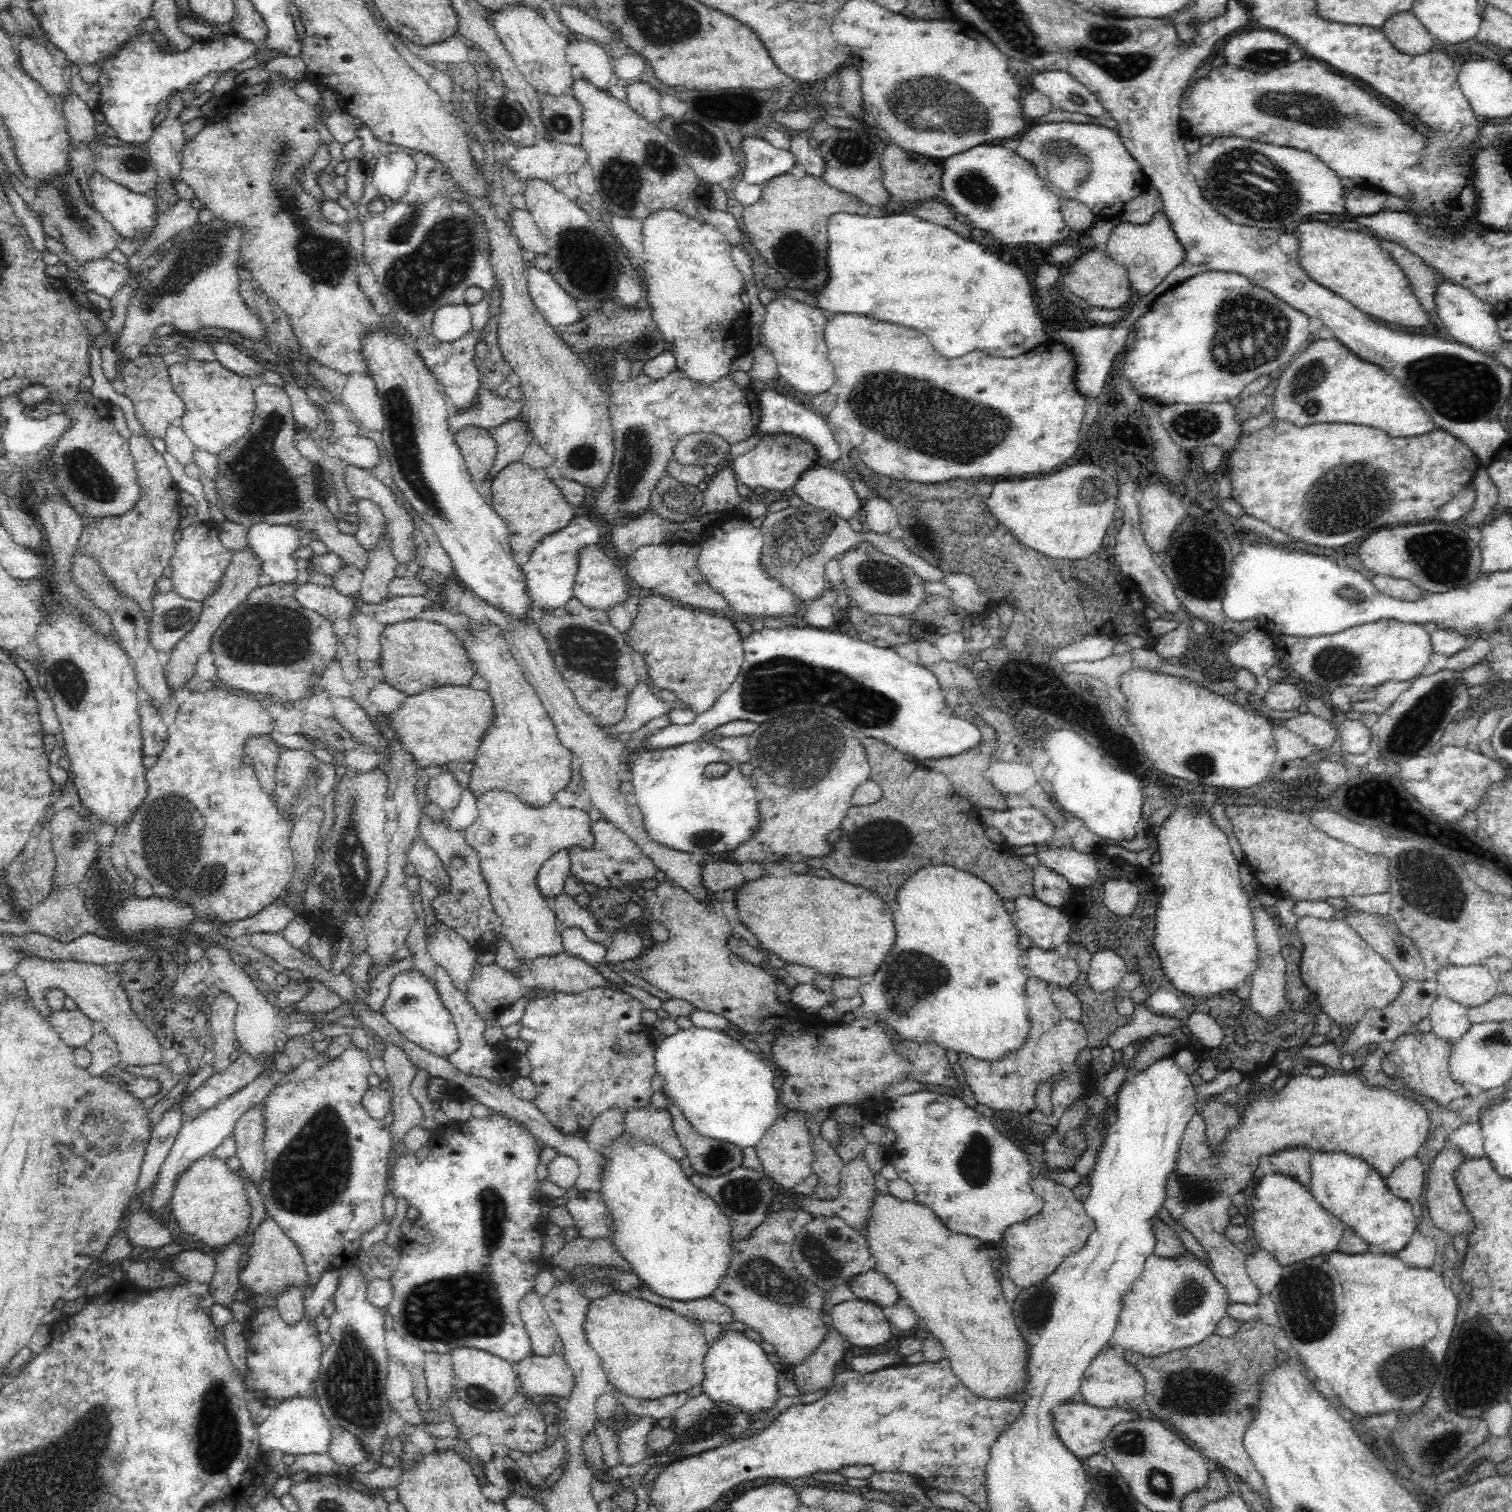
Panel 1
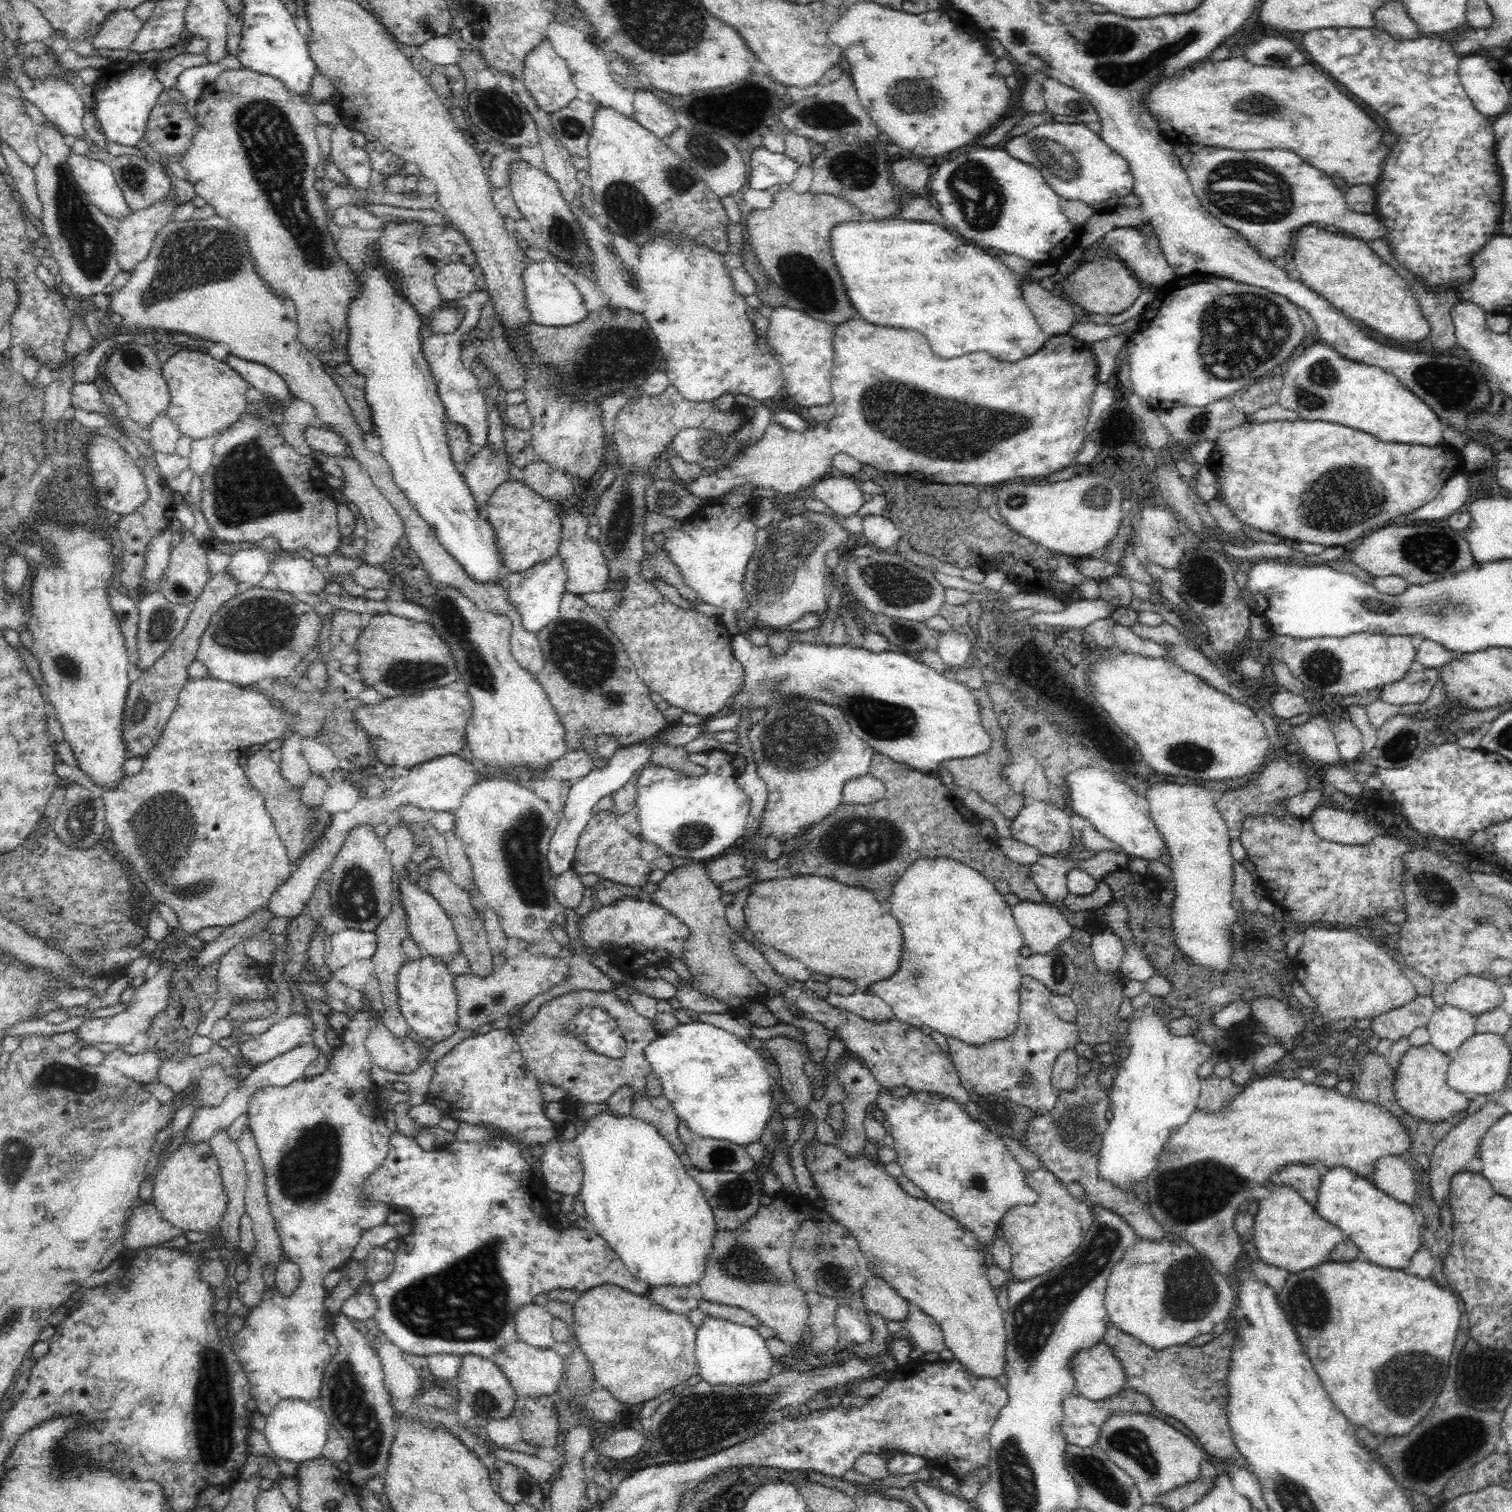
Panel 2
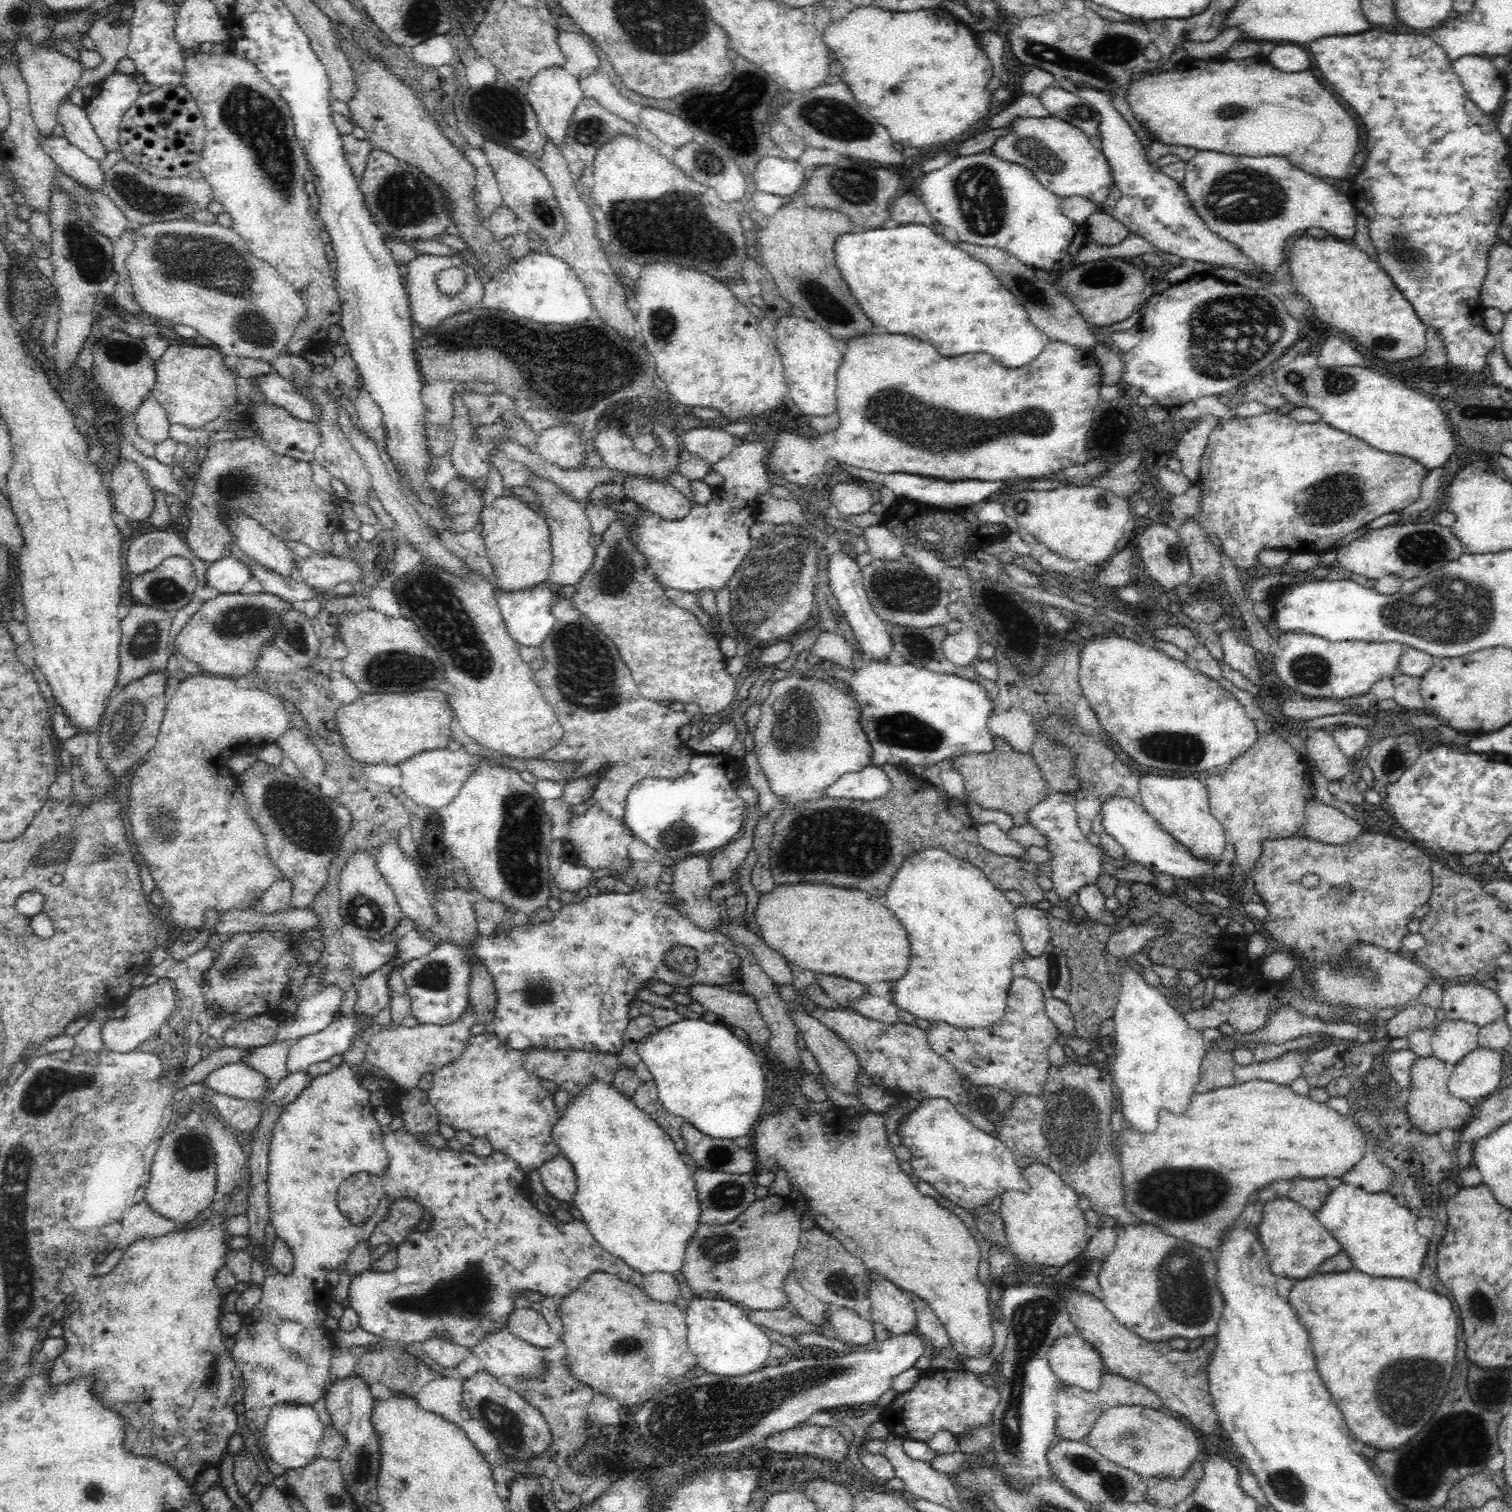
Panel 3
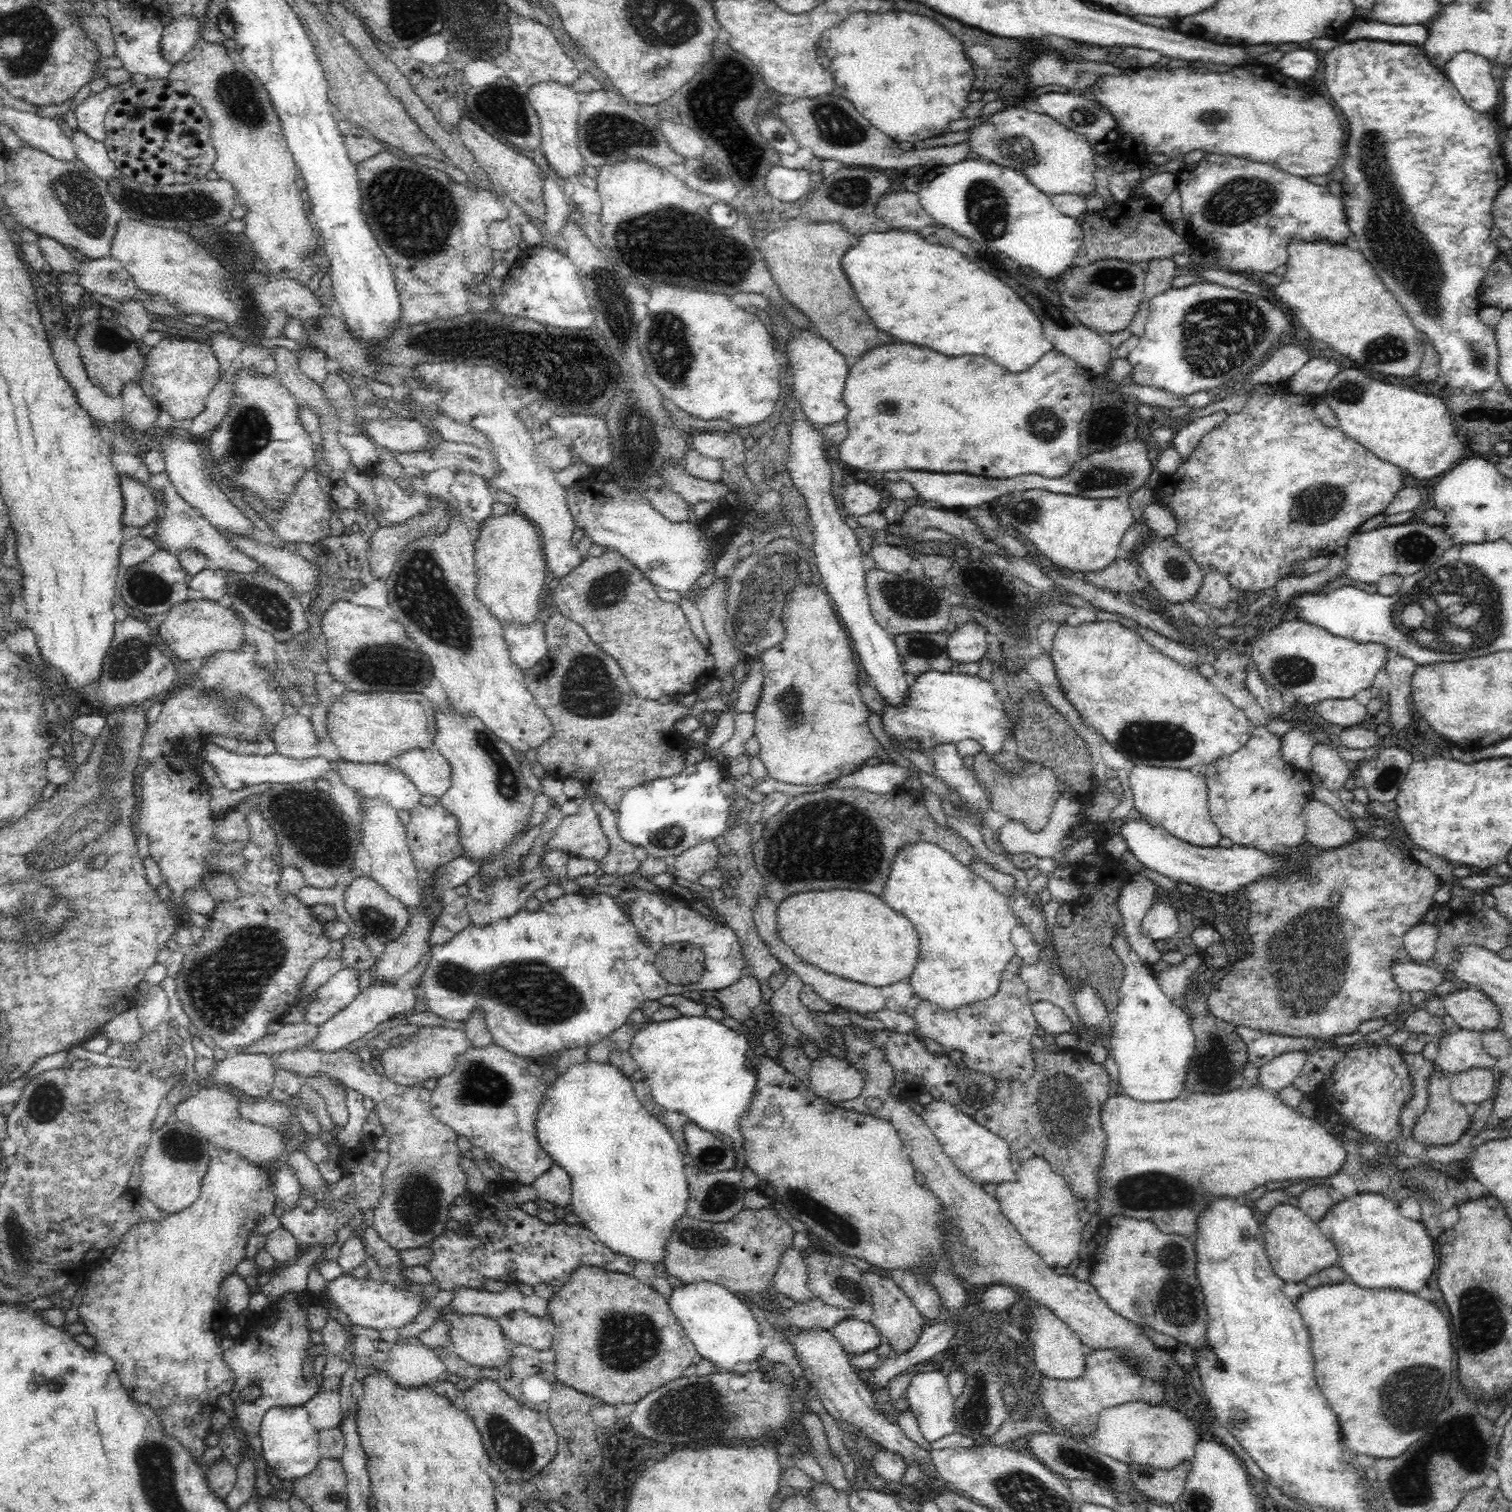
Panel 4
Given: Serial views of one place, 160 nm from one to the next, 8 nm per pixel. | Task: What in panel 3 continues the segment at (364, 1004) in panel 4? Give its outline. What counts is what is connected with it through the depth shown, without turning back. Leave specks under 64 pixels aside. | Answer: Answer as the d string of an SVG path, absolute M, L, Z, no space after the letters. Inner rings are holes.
M354 1013L348 1017L337 1014L322 1032L300 1038L290 1046L284 1060L286 1071L304 1071L312 1064L328 1060L334 1054L341 1055L349 1050L352 1040L362 1032L362 1025Z

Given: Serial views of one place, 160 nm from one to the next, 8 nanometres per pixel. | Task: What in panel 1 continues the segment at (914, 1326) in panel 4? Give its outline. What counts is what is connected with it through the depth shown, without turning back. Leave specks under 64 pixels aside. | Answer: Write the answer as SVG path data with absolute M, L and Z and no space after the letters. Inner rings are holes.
M875 1269L856 1274L854 1278L848 1280L848 1287L856 1296L855 1298L875 1302L883 1308L892 1306L900 1299L895 1284L888 1280L885 1274L880 1274Z

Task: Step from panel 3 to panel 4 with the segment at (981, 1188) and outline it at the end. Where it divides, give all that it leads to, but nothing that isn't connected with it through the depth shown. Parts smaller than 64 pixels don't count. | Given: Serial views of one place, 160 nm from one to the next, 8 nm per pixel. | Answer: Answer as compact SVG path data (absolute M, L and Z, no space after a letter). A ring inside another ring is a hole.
M934 1100L927 1104L921 1115L924 1125L930 1127L936 1140L942 1145L945 1153L952 1159L963 1176L970 1181L984 1185L1004 1182L1018 1182L1016 1170L1012 1167L1009 1144L987 1128L980 1126L973 1118L962 1113L952 1103Z

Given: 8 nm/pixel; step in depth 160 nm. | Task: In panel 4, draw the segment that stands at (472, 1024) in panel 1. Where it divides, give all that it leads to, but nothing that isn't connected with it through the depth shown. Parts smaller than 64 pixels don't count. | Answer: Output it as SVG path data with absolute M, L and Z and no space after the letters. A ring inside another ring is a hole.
M495 1043L486 1047L469 1046L468 1050L457 1060L454 1070L450 1074L440 1076L437 1078L437 1084L431 1094L431 1109L432 1112L444 1123L447 1124L457 1135L465 1136L470 1144L480 1146L484 1150L486 1156L496 1160L504 1168L508 1168L514 1176L516 1182L524 1186L533 1185L533 1183L542 1175L544 1171L548 1170L555 1162L549 1157L549 1154L540 1146L539 1138L537 1137L537 1116L539 1113L539 1106L543 1104L546 1098L547 1087L544 1085L543 1079L534 1077L528 1071L528 1059L523 1056L516 1056L512 1052L505 1050L502 1046Z

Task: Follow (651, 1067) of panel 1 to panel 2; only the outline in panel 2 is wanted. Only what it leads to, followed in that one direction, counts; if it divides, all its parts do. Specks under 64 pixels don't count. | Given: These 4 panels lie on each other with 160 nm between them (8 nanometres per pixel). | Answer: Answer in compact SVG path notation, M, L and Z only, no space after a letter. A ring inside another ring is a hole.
M574 990L568 994L555 995L552 1000L539 1006L530 1022L515 1033L513 1041L522 1051L528 1068L540 1083L562 1088L566 1095L561 1100L565 1112L576 1114L580 1106L598 1104L608 1100L619 1088L628 1085L634 1092L644 1093L646 1078L653 1071L645 1057L645 1050L660 1036L652 1021L634 1011L627 1001L617 997L613 990ZM586 1007L598 1008L608 1013L627 1043L624 1056L619 1059L596 1054L588 1044L572 1035L571 1020Z

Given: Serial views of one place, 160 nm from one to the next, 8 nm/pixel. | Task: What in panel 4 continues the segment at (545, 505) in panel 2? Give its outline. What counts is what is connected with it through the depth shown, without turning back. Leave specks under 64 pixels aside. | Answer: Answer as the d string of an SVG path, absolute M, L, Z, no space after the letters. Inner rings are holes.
M517 509L513 512L506 512L502 516L496 516L492 512L482 522L474 546L476 548L476 571L479 578L475 593L480 602L483 602L484 606L489 608L493 617L498 618L502 625L508 624L508 622L528 624L528 622L536 620L536 614L541 609L540 599L547 589L547 582L550 578L541 537L537 528Z

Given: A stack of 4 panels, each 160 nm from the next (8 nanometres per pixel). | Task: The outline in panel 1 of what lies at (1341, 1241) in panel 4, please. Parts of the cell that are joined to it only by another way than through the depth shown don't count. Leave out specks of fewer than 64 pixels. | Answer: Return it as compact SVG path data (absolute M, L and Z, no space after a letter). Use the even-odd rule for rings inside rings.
M1316 1150L1310 1158L1311 1182L1308 1189L1313 1197L1330 1213L1340 1217L1345 1225L1354 1229L1357 1235L1365 1240L1369 1246L1381 1253L1388 1252L1396 1255L1400 1248L1408 1242L1408 1238L1418 1230L1421 1220L1412 1211L1412 1202L1398 1198L1386 1186L1384 1178L1364 1159L1352 1156L1339 1150Z

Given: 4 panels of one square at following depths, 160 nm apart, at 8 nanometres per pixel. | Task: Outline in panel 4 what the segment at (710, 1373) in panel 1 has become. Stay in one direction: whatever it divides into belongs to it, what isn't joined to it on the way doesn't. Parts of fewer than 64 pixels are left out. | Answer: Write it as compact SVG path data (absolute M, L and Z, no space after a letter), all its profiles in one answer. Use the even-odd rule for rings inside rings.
M698 1281L675 1287L667 1303L696 1352L702 1359L712 1362L714 1368L730 1371L740 1362L750 1364L763 1356L761 1330L752 1310L723 1286Z

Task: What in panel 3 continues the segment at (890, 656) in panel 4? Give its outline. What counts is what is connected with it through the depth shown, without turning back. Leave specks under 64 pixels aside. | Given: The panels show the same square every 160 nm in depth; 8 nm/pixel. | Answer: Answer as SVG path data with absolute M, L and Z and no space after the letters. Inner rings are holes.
M842 550L834 556L830 556L828 562L828 578L833 596L838 599L843 614L846 615L848 622L853 628L853 636L860 643L860 648L869 659L886 659L888 652L892 648L892 639L889 634L888 625L872 610L872 605L864 592L862 577L858 564L848 558Z

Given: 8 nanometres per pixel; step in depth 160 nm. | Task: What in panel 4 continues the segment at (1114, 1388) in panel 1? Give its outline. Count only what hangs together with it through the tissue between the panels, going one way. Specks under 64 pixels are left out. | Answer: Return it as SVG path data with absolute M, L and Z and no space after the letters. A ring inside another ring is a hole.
M1039 1305L1023 1326L1028 1328L1028 1324L1029 1331L1027 1334L1031 1336L1031 1342L1033 1342L1033 1359L1031 1362L1033 1363L1033 1370L1037 1373L1037 1378L1052 1378L1059 1381L1073 1381L1084 1378L1084 1374L1086 1374L1085 1356L1087 1349L1079 1339L1079 1336L1065 1322L1062 1322L1050 1309Z

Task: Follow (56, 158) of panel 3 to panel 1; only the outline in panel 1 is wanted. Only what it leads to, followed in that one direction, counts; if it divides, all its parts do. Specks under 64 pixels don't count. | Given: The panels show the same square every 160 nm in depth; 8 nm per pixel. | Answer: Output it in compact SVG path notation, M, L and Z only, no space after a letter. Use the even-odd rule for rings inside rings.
M95 172L92 179L89 180L89 185L93 196L92 205L105 221L112 224L118 236L140 244L144 244L149 239L150 234L157 225L156 217L158 216L153 193L142 192L140 194L104 177L98 172Z

